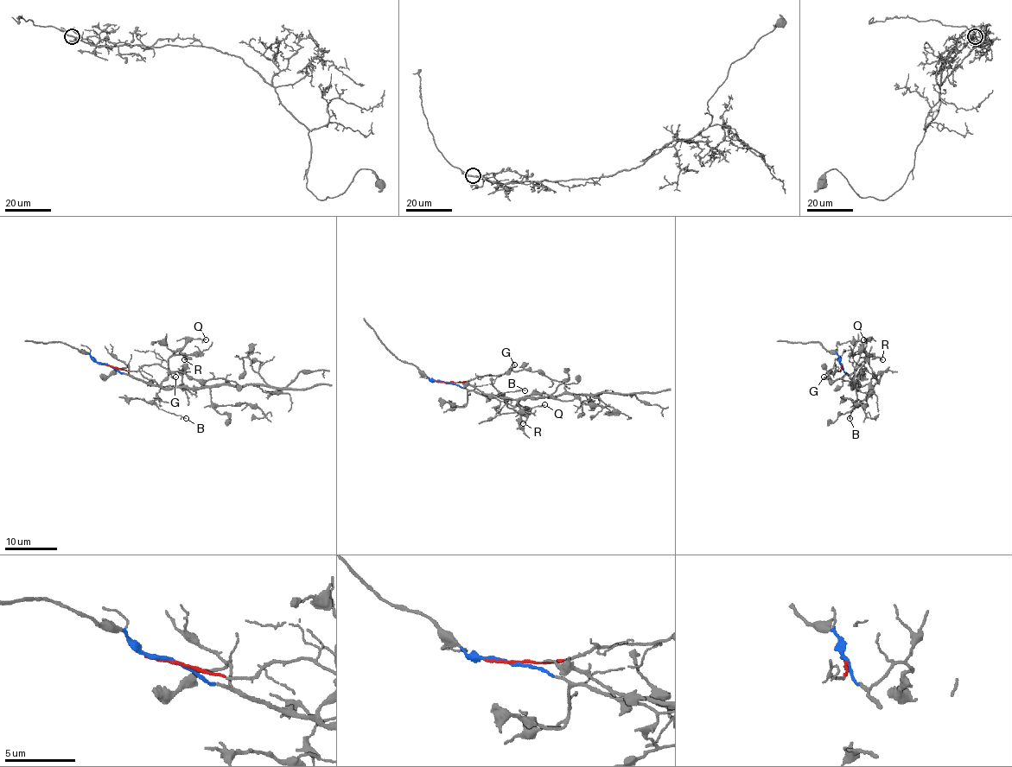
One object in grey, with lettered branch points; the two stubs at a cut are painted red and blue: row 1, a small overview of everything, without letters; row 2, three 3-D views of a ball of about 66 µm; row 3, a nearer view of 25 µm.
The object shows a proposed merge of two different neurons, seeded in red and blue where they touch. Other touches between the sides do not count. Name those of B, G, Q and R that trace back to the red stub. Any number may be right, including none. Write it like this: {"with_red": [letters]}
{"with_red": ["G"]}

